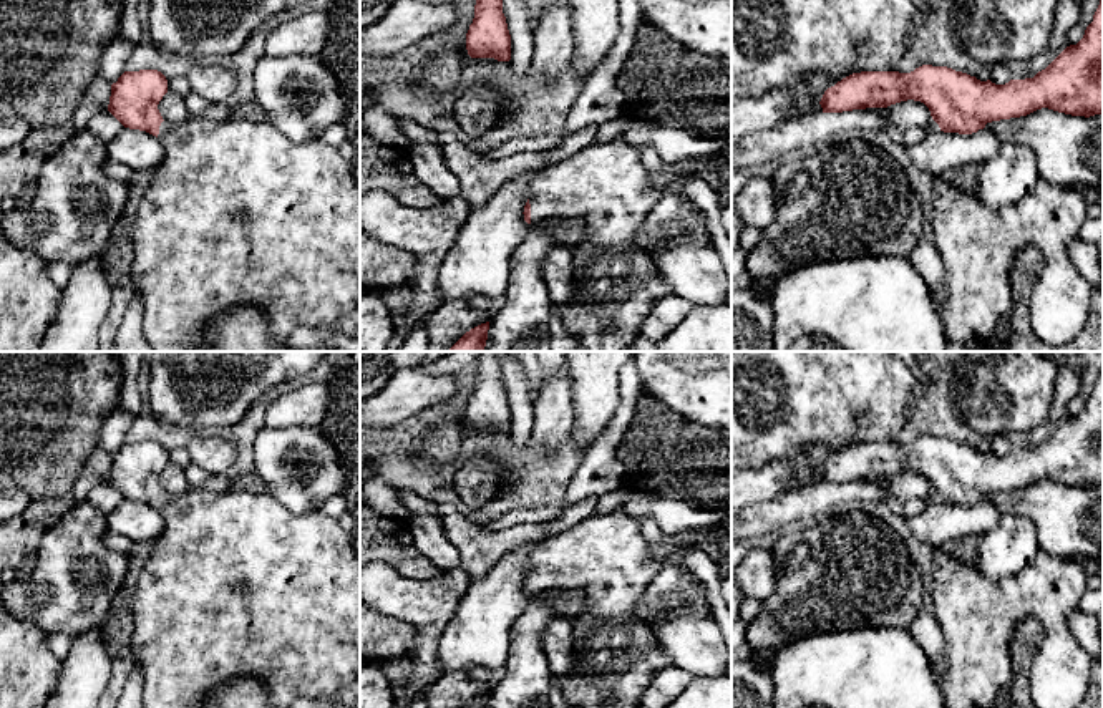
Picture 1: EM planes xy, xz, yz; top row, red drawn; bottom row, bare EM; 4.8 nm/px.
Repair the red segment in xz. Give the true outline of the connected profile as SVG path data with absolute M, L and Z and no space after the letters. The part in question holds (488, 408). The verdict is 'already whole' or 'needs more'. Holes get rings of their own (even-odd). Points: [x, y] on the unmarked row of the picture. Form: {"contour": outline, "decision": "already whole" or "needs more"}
{"contour": "M481 352L476 361L474 390L466 405L471 429L511 431L511 406L503 385L499 352Z", "decision": "already whole"}

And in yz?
{"contour": "M1103 370L1083 410L1033 449L995 456L932 436L911 444L861 443L828 459L819 476L823 484L843 484L887 479L907 471L929 479L929 504L972 506L987 494L1027 487L1042 479L1085 489L1103 486Z", "decision": "needs more"}

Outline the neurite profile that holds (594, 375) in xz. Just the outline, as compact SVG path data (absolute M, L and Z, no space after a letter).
M566 352L579 451L592 446L610 426L620 401L619 371L632 352Z

